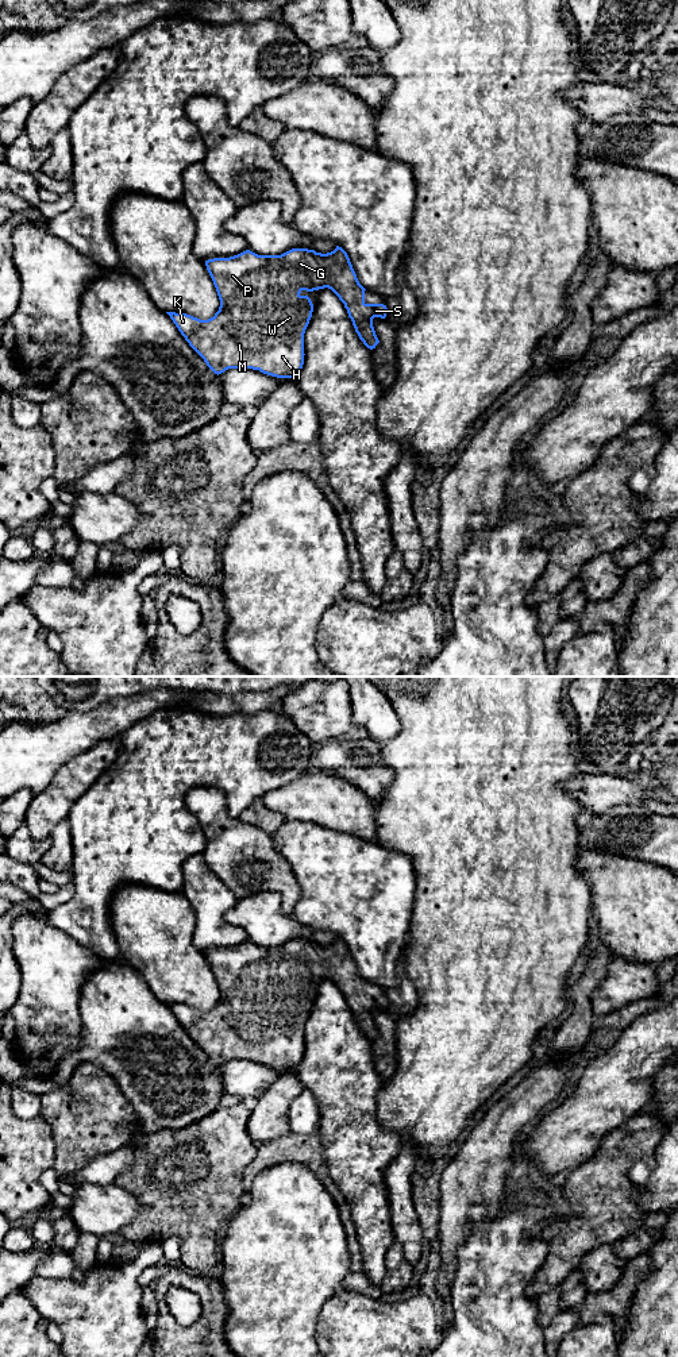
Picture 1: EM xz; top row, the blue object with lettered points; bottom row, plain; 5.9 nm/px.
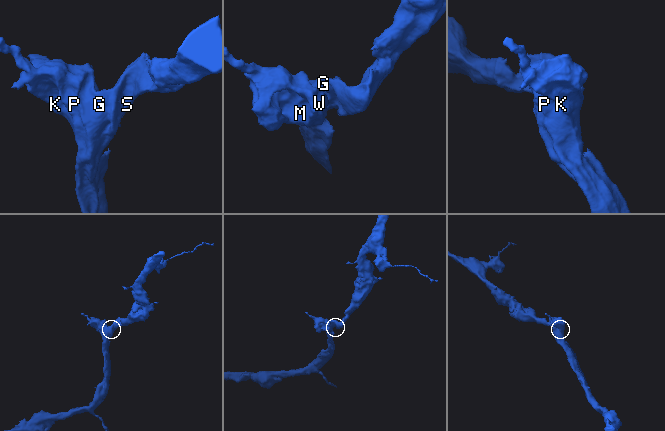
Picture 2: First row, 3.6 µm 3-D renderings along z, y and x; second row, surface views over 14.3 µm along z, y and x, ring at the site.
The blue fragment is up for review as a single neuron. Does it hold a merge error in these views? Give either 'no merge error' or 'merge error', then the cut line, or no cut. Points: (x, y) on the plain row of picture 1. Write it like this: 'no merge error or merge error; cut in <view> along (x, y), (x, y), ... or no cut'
no merge error; no cut

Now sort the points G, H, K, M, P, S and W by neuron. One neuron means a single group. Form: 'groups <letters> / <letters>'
groups G H K M P S W

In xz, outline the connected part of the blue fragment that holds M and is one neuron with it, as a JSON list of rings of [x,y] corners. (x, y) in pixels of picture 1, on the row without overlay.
[[[339,937],[327,945],[292,940],[281,947],[258,947],[246,941],[230,949],[208,951],[205,957],[220,991],[215,1007],[200,1011],[186,1005],[166,1005],[217,1067],[228,1060],[253,1060],[277,1069],[294,1069],[304,1056],[304,1025],[313,1003],[311,990],[300,986],[303,982],[331,980],[344,995],[363,1036],[373,1041],[380,1034],[373,1010],[385,1010],[388,999],[365,994],[366,980],[359,975],[347,944]]]

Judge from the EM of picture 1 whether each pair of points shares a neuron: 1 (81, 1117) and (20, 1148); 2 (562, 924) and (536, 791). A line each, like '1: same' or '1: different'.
1: different
2: same

